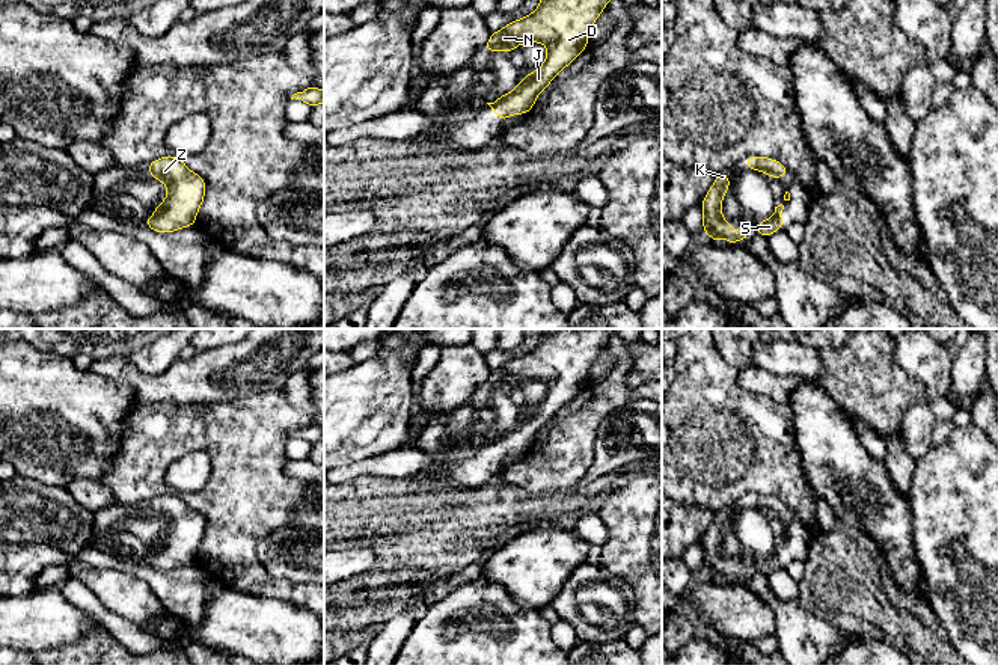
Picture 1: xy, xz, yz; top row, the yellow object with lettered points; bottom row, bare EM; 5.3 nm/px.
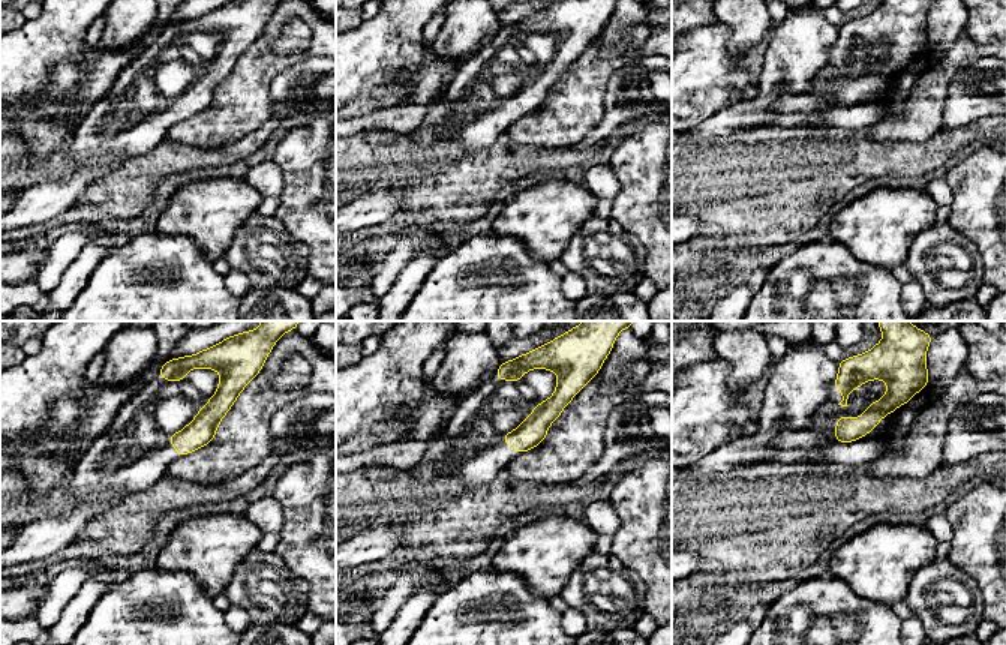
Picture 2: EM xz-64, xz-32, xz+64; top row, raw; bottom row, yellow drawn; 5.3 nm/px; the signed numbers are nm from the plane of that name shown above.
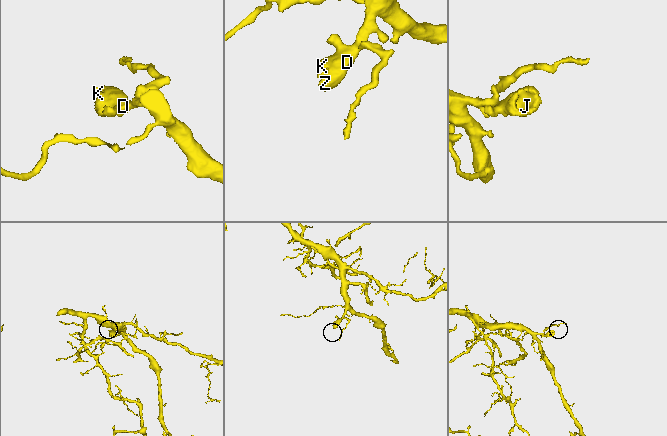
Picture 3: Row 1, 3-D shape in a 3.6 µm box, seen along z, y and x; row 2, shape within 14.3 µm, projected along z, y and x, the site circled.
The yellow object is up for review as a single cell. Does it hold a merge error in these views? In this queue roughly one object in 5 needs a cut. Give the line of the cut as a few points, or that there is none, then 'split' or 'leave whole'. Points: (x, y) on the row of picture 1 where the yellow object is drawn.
no cut; leave whole

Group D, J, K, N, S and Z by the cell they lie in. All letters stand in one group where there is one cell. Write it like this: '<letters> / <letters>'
D J K N S Z

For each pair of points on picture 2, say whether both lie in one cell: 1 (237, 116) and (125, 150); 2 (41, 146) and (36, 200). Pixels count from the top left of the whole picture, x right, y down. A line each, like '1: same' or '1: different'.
1: different
2: different

